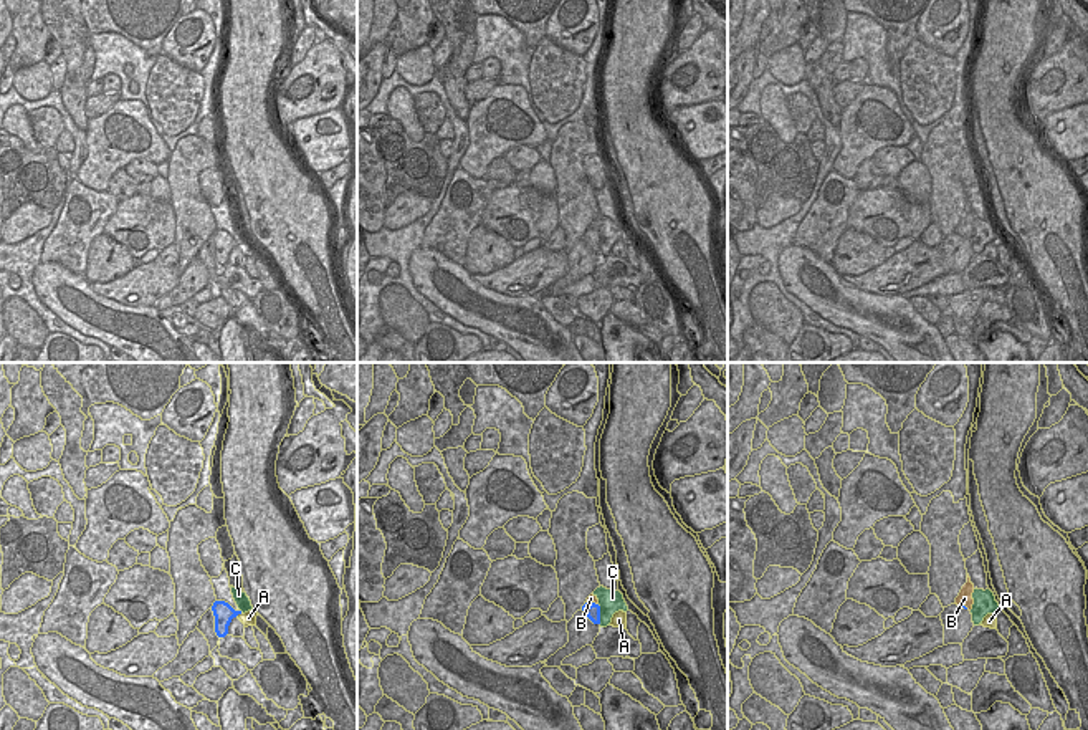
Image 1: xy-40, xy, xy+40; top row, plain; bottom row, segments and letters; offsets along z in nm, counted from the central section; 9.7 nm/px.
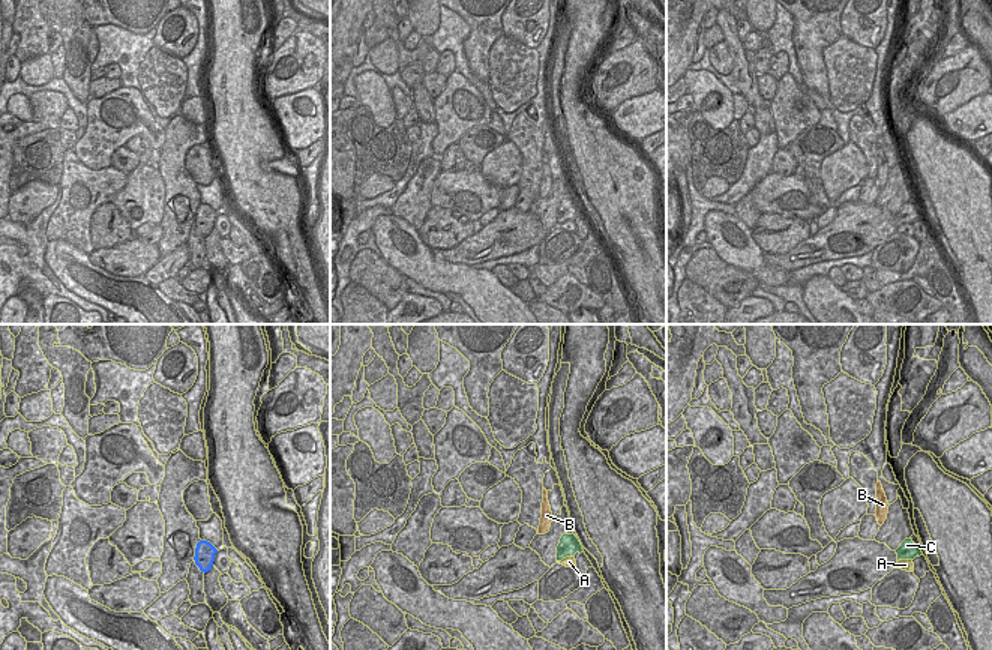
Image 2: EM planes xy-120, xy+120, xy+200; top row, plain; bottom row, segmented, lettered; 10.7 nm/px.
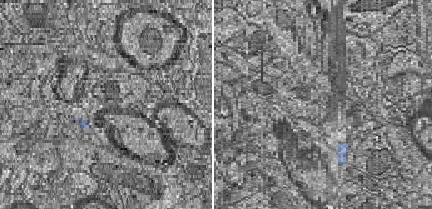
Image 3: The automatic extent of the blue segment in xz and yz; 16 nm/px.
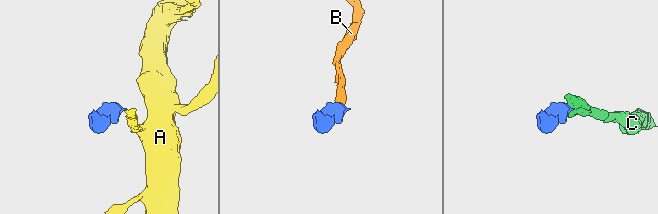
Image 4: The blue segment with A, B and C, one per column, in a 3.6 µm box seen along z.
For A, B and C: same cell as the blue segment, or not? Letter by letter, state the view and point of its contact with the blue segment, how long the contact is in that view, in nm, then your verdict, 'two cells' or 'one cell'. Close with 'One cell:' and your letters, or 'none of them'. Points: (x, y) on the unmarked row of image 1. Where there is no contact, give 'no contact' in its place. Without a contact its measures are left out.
A: xy-40 (238, 242) | 90 nm | two cells
B: xy (592, 232) | 130 nm | two cells
C: xy (599, 244) | 190 nm | one cell
One cell: C

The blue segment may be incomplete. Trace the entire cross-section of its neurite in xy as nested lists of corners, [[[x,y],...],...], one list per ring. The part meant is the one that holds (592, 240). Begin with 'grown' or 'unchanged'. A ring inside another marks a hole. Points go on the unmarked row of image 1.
grown; [[[604,215],[597,217],[594,220],[594,225],[599,228],[599,232],[584,233],[582,240],[587,243],[587,247],[599,253],[600,257],[607,257],[612,252],[612,247],[615,242],[628,240],[628,235],[623,228],[623,223],[620,220],[612,220]]]

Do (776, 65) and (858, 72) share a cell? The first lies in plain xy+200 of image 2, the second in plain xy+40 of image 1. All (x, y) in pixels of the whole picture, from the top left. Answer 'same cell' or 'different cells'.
same cell

